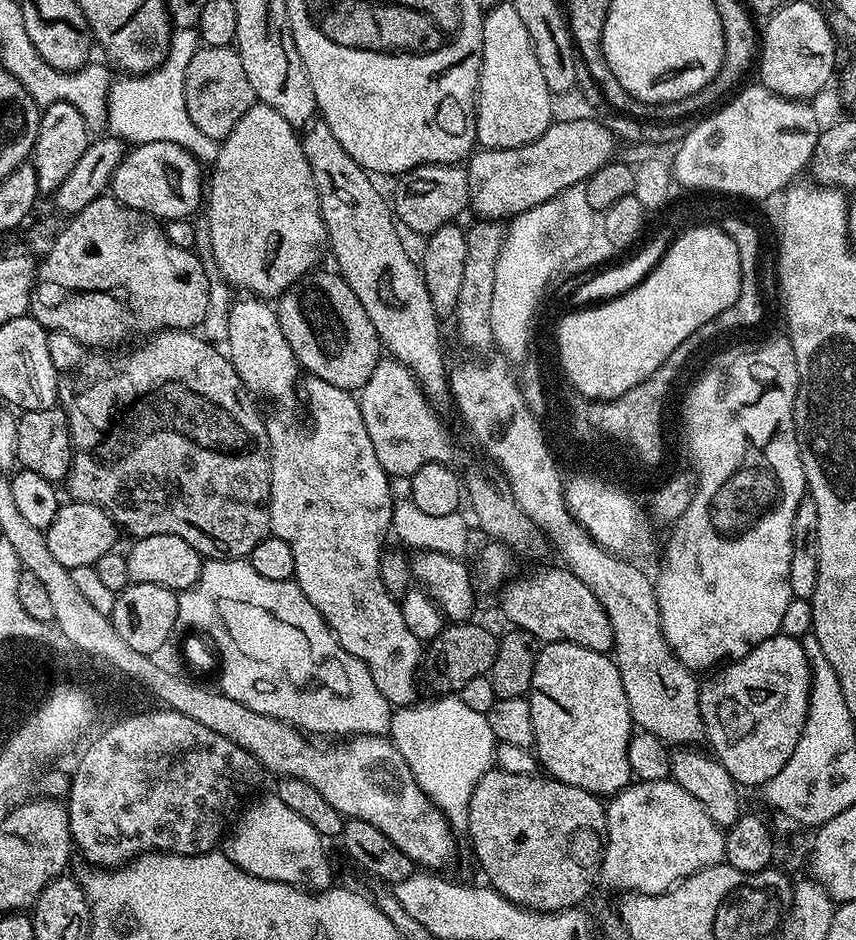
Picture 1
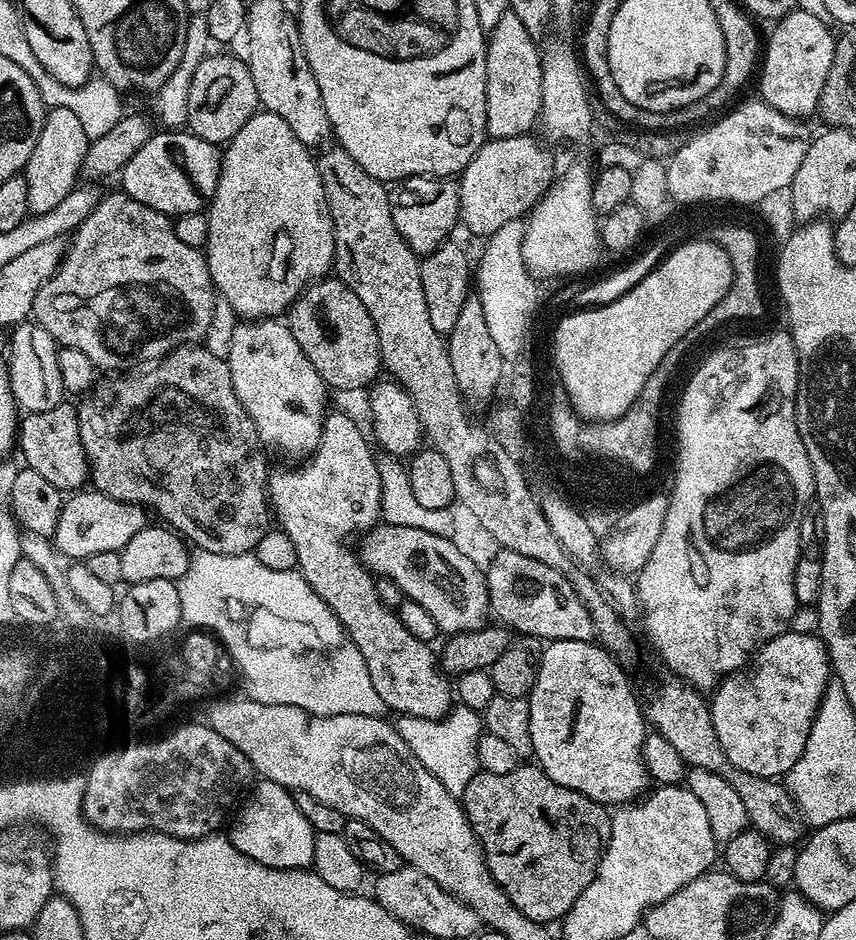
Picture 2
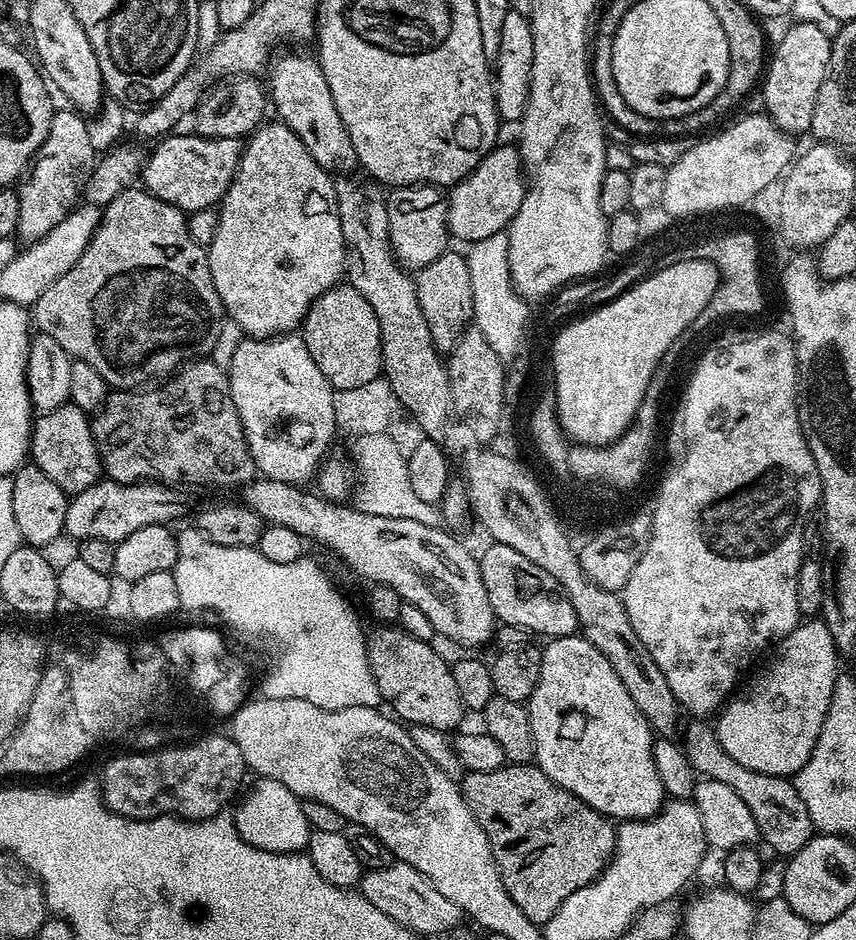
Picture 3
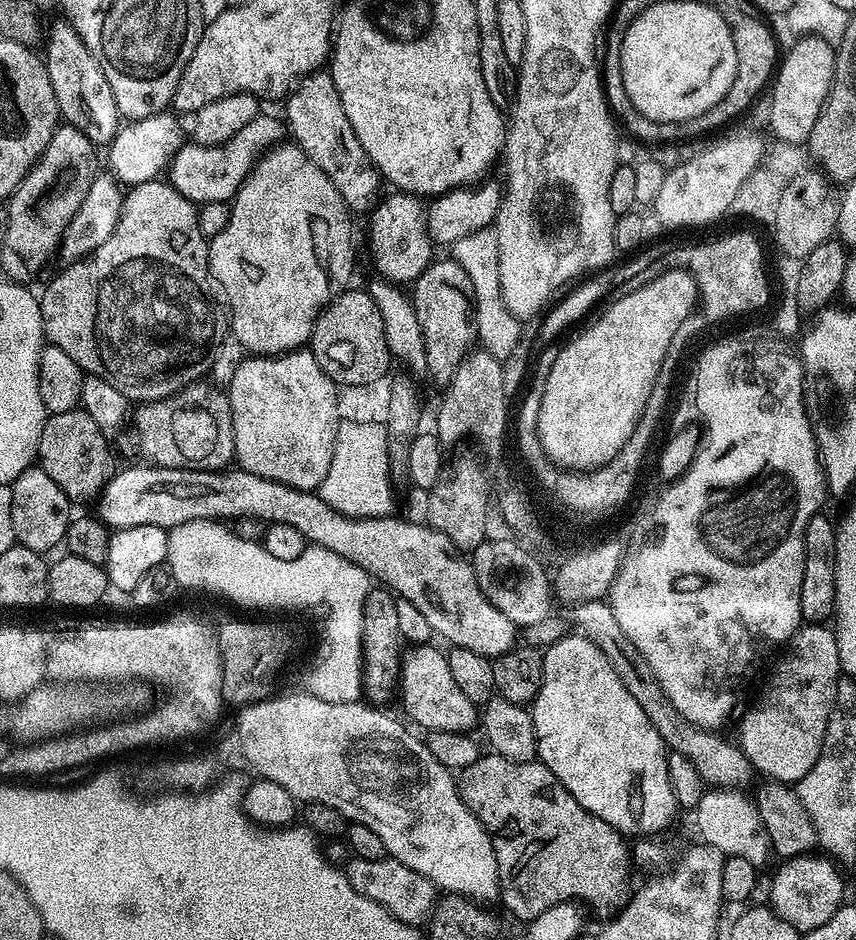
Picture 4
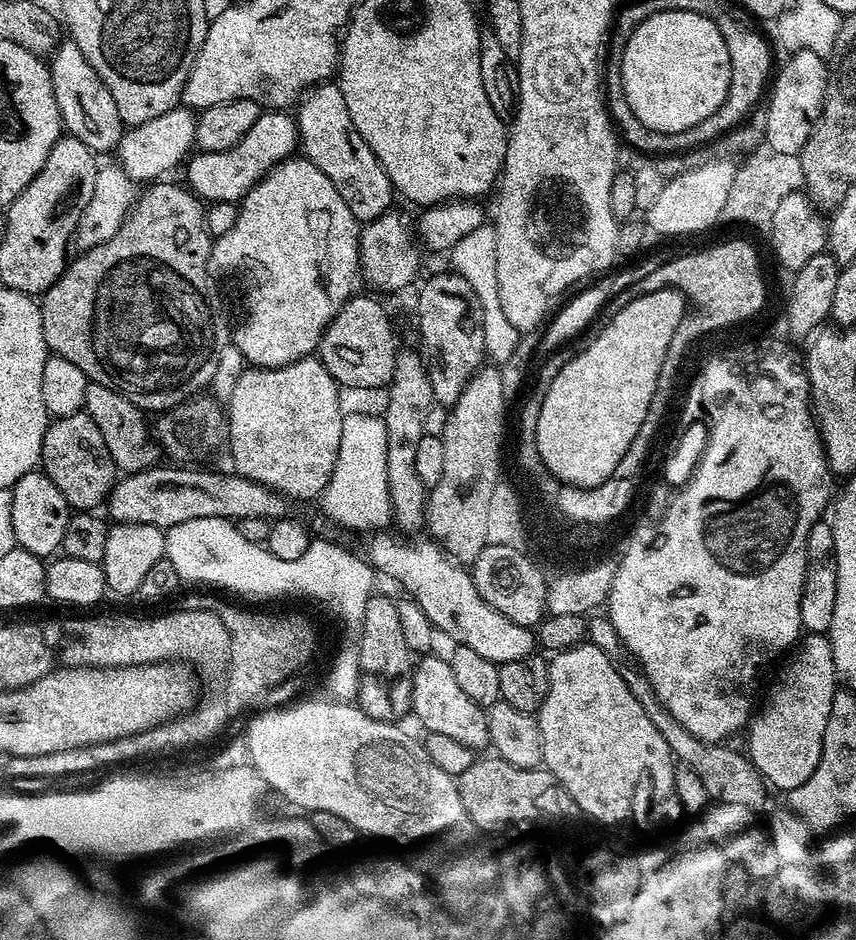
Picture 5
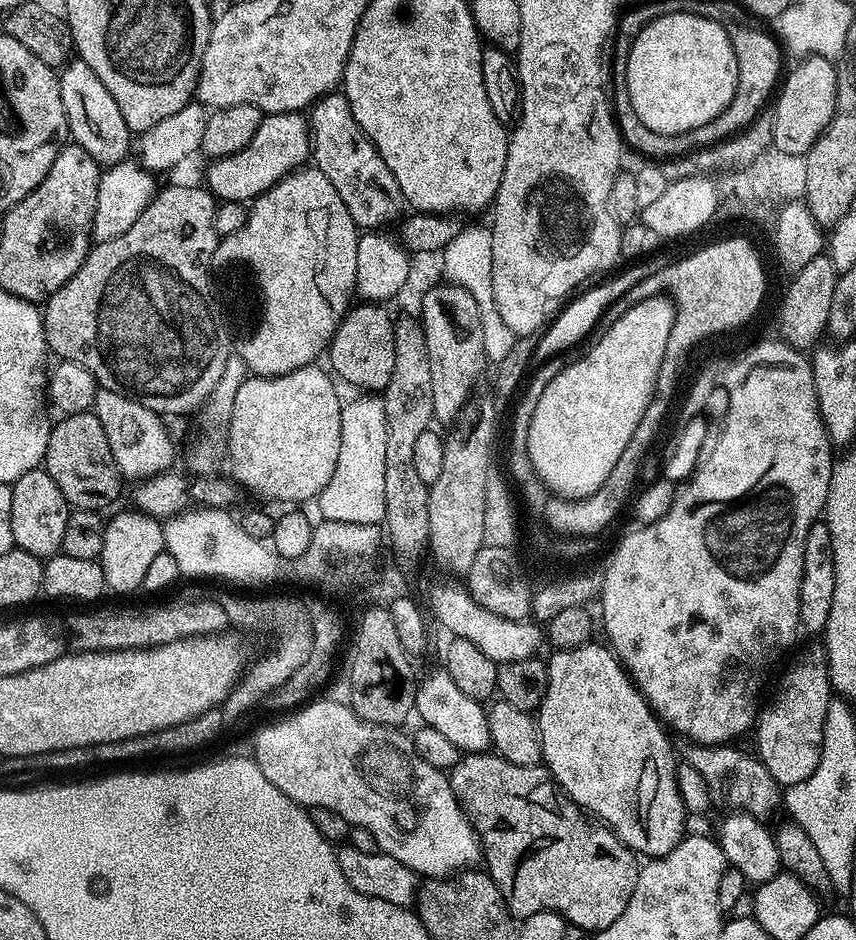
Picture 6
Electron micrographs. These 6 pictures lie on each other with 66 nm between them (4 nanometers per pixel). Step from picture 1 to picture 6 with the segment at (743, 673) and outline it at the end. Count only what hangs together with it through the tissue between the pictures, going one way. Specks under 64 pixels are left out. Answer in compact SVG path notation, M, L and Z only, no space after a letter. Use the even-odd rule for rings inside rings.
M823 647L808 648L788 669L780 680L776 697L768 709L759 713L754 725L756 732L755 755L770 770L781 786L797 784L802 778L814 774L822 750L822 726L826 722L828 704L834 699L832 684L828 681L828 657Z

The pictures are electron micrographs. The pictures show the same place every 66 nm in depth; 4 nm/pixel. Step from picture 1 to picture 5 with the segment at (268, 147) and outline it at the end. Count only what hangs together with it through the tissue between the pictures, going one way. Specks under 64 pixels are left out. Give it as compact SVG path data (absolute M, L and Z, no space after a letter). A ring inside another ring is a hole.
M307 158L296 159L283 160L281 164L270 169L244 195L244 199L239 201L238 204L240 213L234 222L234 226L232 229L226 230L226 234L215 237L212 245L211 263L215 267L217 264L224 272L237 272L240 275L240 284L244 287L244 304L248 307L248 317L237 328L235 325L230 340L231 343L238 346L238 350L242 350L245 361L257 368L281 368L287 364L292 364L295 360L302 360L306 356L313 355L319 349L320 339L324 336L324 331L328 329L329 322L340 313L344 303L352 299L357 291L356 280L358 284L358 277L360 276L361 225L354 218L354 214L350 214L350 206L346 206L346 202L342 202L342 194L338 194L338 190L334 190L334 182L330 182L330 178L326 178L326 174L322 174L322 170L318 170L318 166L314 166L314 162L310 162Z

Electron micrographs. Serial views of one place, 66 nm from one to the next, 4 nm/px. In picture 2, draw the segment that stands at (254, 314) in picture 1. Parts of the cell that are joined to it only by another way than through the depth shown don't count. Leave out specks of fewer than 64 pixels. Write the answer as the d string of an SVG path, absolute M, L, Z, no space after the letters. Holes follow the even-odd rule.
M280 318L237 323L226 359L234 394L250 414L265 449L277 448L288 456L300 456L296 458L311 456L324 429L326 385L318 370L310 366L310 358L302 354L302 346L298 346L287 323Z

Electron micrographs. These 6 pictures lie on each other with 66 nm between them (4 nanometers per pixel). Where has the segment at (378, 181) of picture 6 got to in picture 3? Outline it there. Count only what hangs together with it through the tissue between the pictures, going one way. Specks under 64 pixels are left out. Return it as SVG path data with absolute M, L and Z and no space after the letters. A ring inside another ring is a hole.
M288 52L271 61L272 88L270 84L270 104L276 107L279 123L284 124L294 134L298 134L306 150L329 174L348 174L358 161L354 154L354 142L350 142L350 134L346 134L346 126L342 122L342 114L338 114L338 106L334 106L334 98L330 95L330 85L326 83L326 74L322 74L322 66L315 55L299 56L296 52Z

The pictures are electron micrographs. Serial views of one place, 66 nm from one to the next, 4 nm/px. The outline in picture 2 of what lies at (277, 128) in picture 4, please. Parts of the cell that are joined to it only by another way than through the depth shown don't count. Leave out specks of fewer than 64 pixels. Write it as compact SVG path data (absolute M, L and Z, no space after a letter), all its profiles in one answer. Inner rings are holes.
M156 130L138 154L120 169L119 187L130 198L142 202L142 206L150 206L169 218L202 212L218 186L221 155L217 145L193 136L187 130Z

